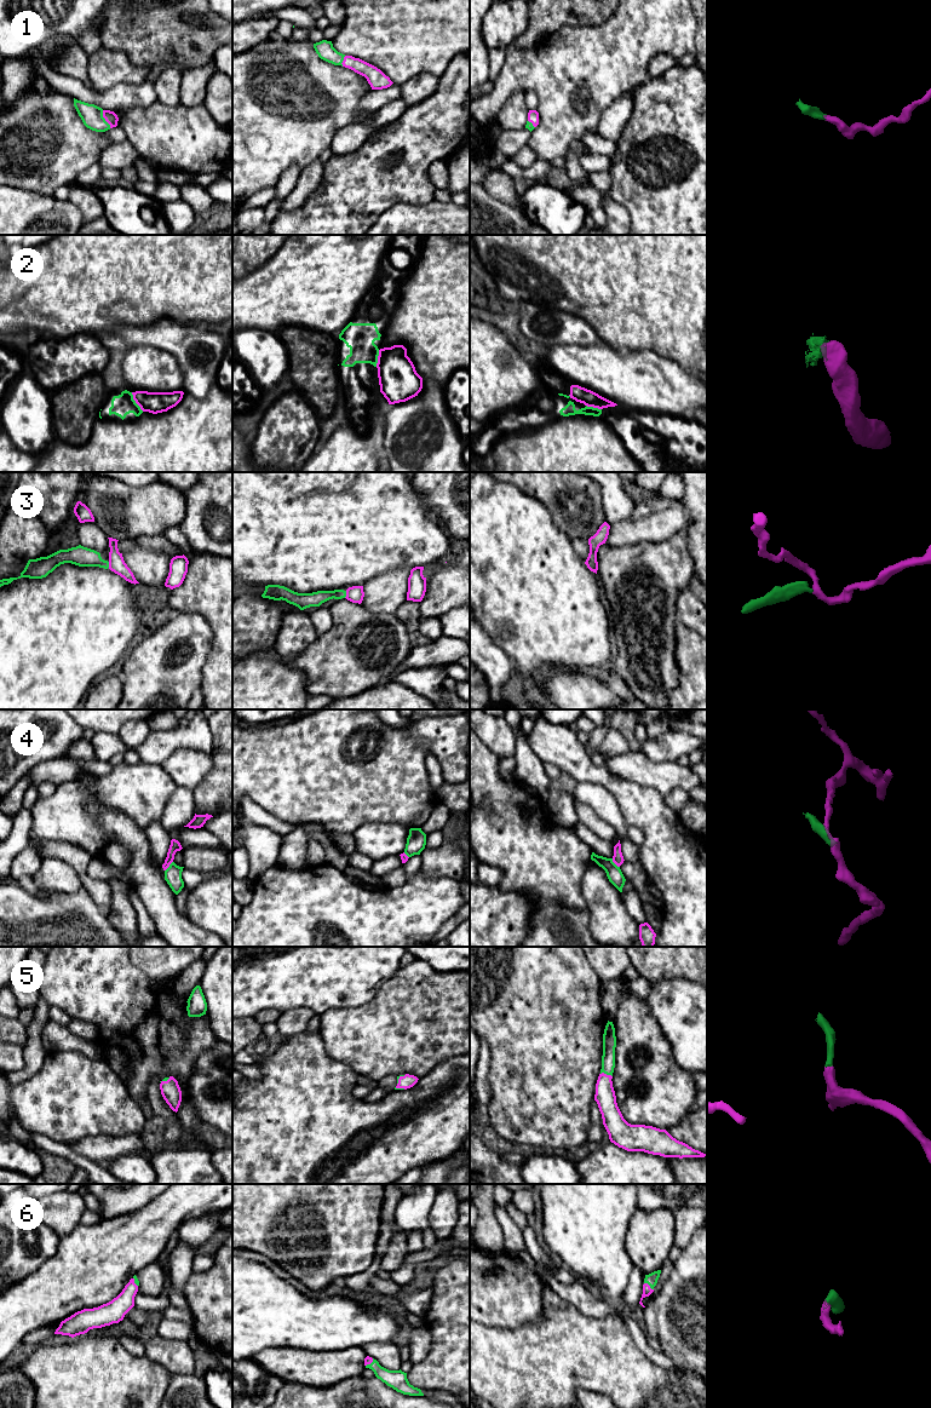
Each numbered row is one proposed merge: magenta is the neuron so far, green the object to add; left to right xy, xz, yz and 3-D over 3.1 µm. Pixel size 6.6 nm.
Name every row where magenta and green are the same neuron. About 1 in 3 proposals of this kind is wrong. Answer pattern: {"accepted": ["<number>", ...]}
{"accepted": ["1", "5", "6"]}

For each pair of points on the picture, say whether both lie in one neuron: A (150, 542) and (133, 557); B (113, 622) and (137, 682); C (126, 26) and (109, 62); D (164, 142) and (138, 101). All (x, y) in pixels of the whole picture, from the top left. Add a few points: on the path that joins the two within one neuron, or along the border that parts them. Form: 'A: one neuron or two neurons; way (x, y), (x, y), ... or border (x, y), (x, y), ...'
A: two neurons; border (122, 552), (142, 545), (159, 550), (171, 558)
B: two neurons; border (128, 650), (125, 654)
C: two neurons; border (102, 45), (122, 51), (133, 63), (139, 64)
D: two neurons; border (156, 99), (143, 107), (122, 107), (114, 110)

